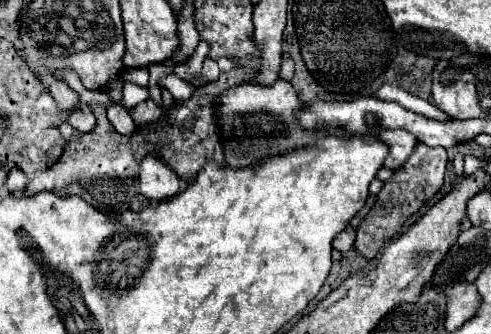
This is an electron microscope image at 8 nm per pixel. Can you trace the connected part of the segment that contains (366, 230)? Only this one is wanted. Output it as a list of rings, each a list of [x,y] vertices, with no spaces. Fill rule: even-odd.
[[[418,144],[410,158],[394,172],[390,180],[384,182],[382,190],[376,196],[376,204],[372,210],[366,214],[362,224],[356,228],[356,242],[354,248],[364,256],[364,258],[374,258],[378,250],[384,246],[386,240],[396,236],[404,222],[416,214],[430,198],[436,196],[436,192],[444,184],[444,172],[446,172],[448,156],[444,148],[430,148],[426,144]]]

